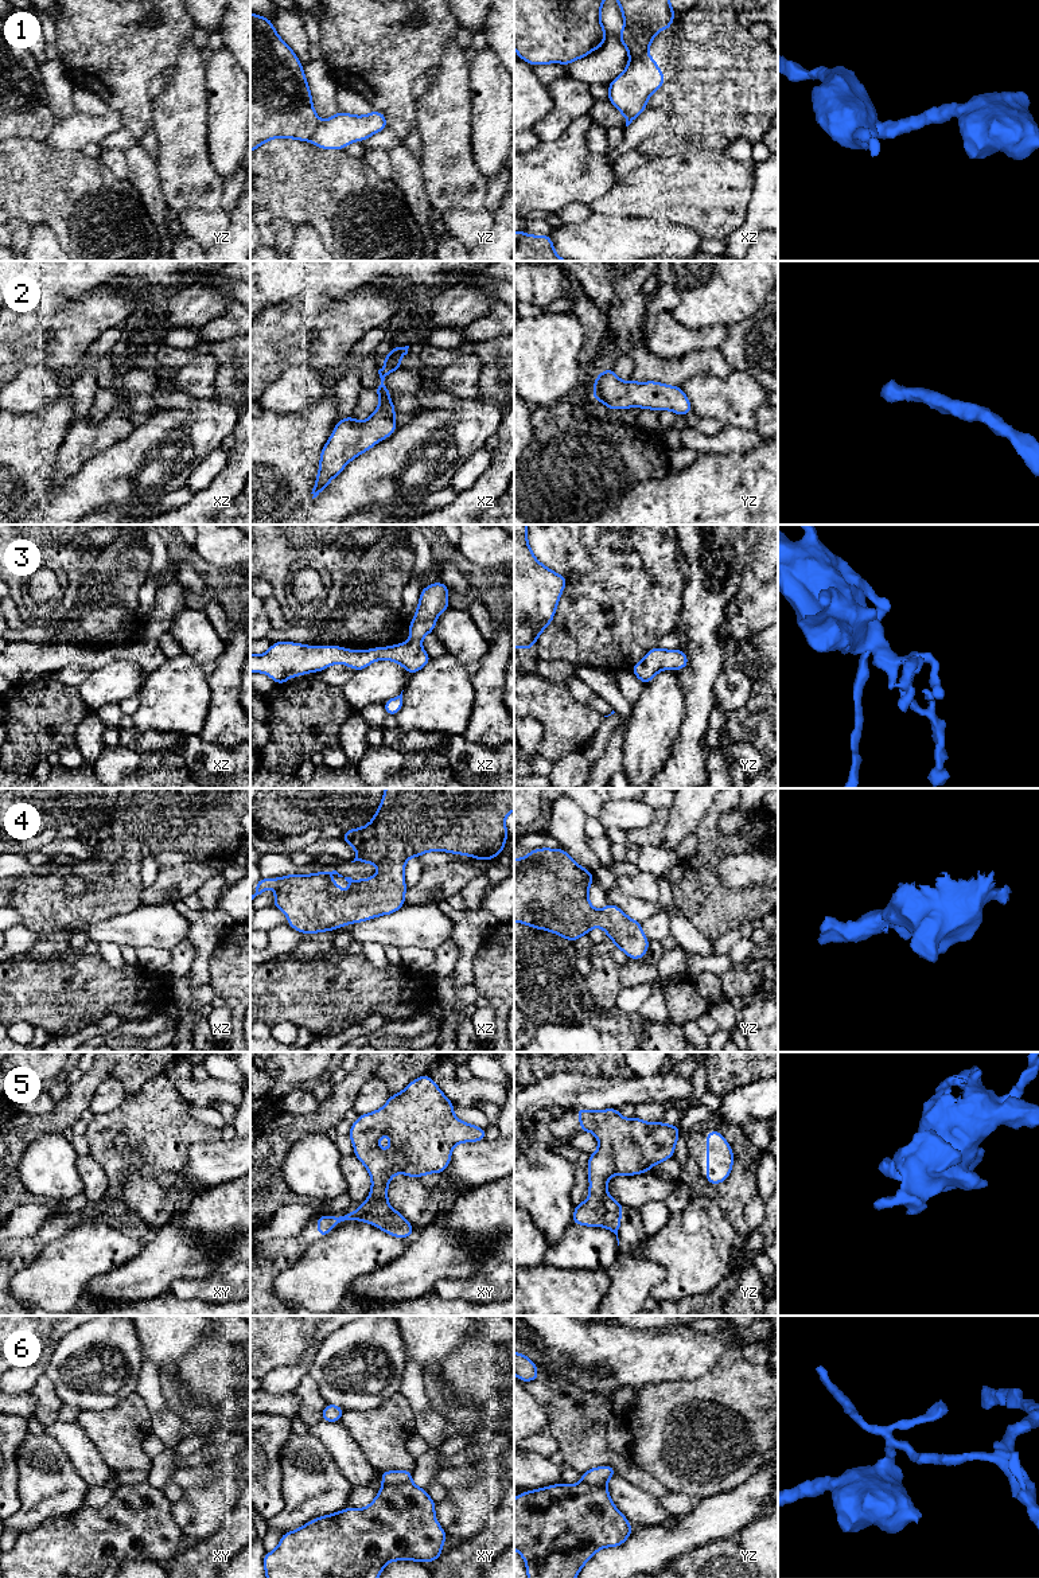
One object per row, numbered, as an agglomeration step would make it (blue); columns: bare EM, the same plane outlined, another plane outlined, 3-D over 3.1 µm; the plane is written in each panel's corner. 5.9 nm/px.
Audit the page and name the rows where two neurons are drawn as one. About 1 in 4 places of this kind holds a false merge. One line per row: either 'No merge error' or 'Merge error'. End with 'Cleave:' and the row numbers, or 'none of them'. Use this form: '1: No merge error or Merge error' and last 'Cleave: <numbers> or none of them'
1: Merge error
2: No merge error
3: No merge error
4: No merge error
5: No merge error
6: Merge error
Cleave: 1, 6

